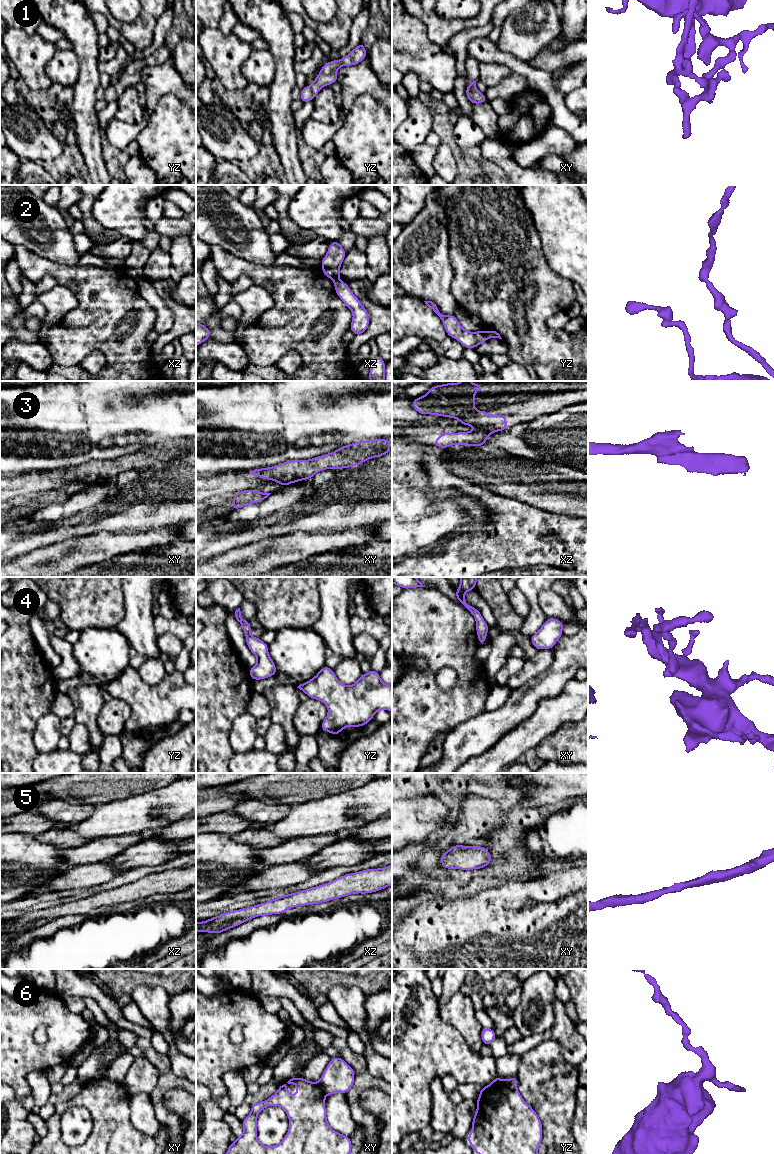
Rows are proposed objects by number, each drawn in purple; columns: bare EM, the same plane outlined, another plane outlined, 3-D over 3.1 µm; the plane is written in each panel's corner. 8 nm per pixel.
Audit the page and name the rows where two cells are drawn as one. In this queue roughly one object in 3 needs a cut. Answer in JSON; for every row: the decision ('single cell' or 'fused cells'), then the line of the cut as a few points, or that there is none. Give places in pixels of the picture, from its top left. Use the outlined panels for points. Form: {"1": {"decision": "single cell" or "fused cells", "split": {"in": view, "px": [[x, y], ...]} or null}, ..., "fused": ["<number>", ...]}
{"1": {"decision": "single cell", "split": null}, "2": {"decision": "fused cells", "split": {"in": "yz", "px": [[485, 332], [488, 337]]}}, "3": {"decision": "fused cells", "split": {"in": "xz", "px": [[478, 427], [496, 431]]}}, "4": {"decision": "single cell", "split": null}, "5": {"decision": "single cell", "split": null}, "6": {"decision": "fused cells", "split": {"in": "yz", "px": [[492, 1082], [500, 1082], [516, 1090]]}}, "fused": ["2", "3", "6"]}

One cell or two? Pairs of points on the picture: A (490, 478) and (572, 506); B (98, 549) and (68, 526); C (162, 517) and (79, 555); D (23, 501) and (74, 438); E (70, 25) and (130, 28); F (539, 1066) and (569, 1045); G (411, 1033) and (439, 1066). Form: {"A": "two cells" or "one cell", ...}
{"A": "one cell", "B": "two cells", "C": "two cells", "D": "two cells", "E": "two cells", "F": "two cells", "G": "one cell"}

